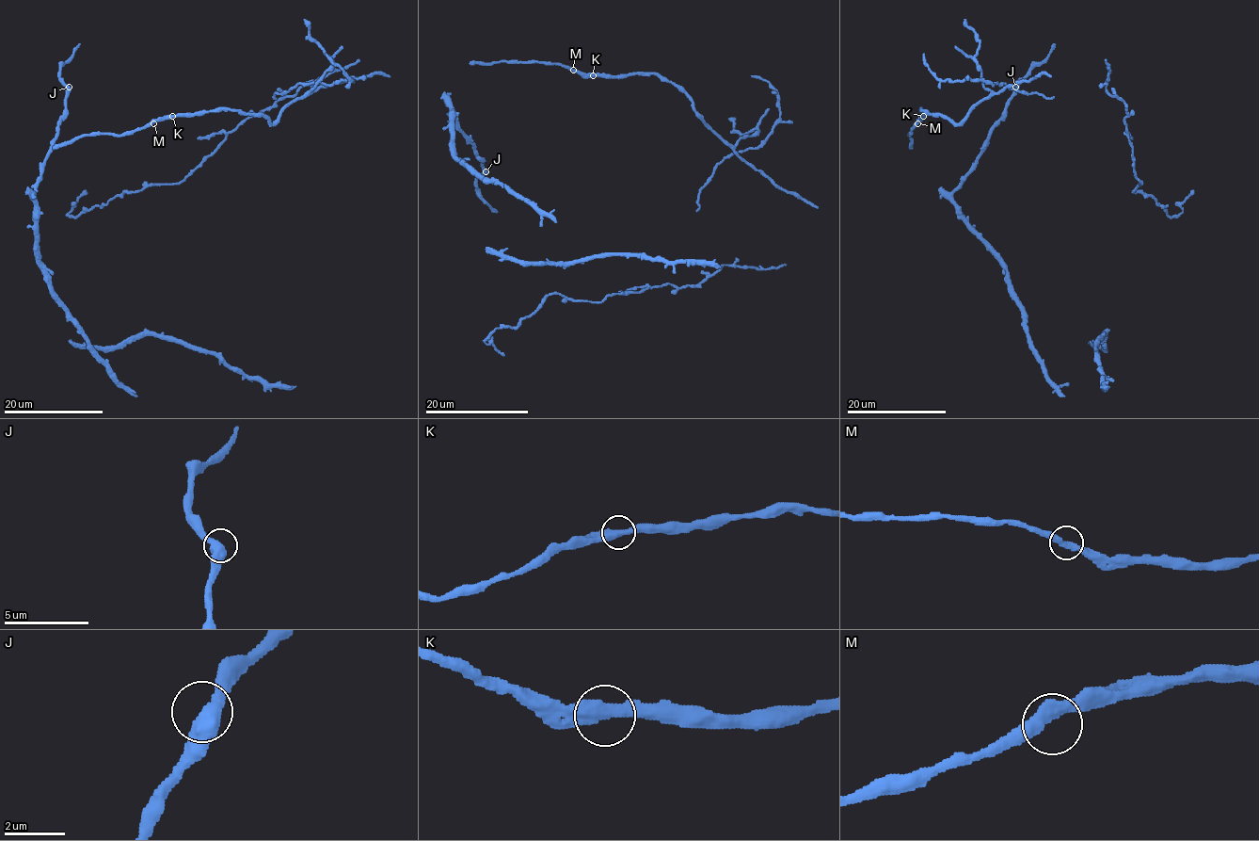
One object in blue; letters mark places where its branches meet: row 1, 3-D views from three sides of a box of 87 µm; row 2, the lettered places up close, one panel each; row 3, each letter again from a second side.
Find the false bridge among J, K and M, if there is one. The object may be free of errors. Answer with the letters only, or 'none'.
none

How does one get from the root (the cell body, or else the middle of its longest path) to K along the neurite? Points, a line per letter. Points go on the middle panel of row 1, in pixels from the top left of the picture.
K: (572, 71), (593, 76)

